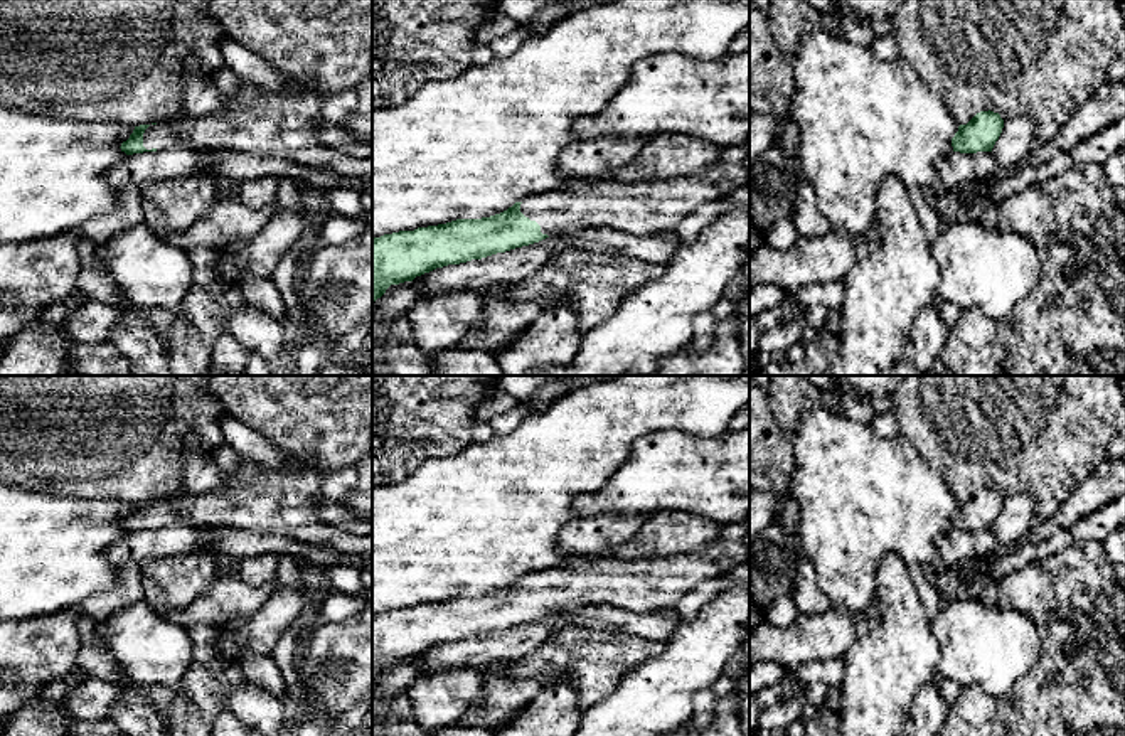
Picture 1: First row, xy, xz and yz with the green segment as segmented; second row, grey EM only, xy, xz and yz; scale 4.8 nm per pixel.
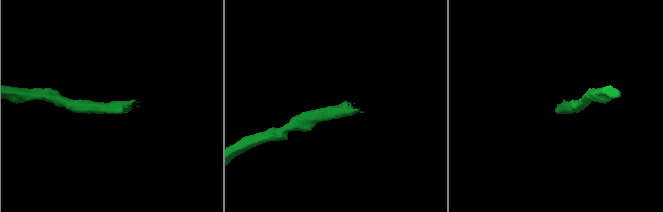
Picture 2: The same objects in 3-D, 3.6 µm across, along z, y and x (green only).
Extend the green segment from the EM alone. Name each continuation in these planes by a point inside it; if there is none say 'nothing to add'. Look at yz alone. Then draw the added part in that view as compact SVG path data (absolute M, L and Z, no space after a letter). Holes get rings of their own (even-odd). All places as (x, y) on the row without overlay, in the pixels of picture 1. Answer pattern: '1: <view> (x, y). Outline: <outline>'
nothing to add

